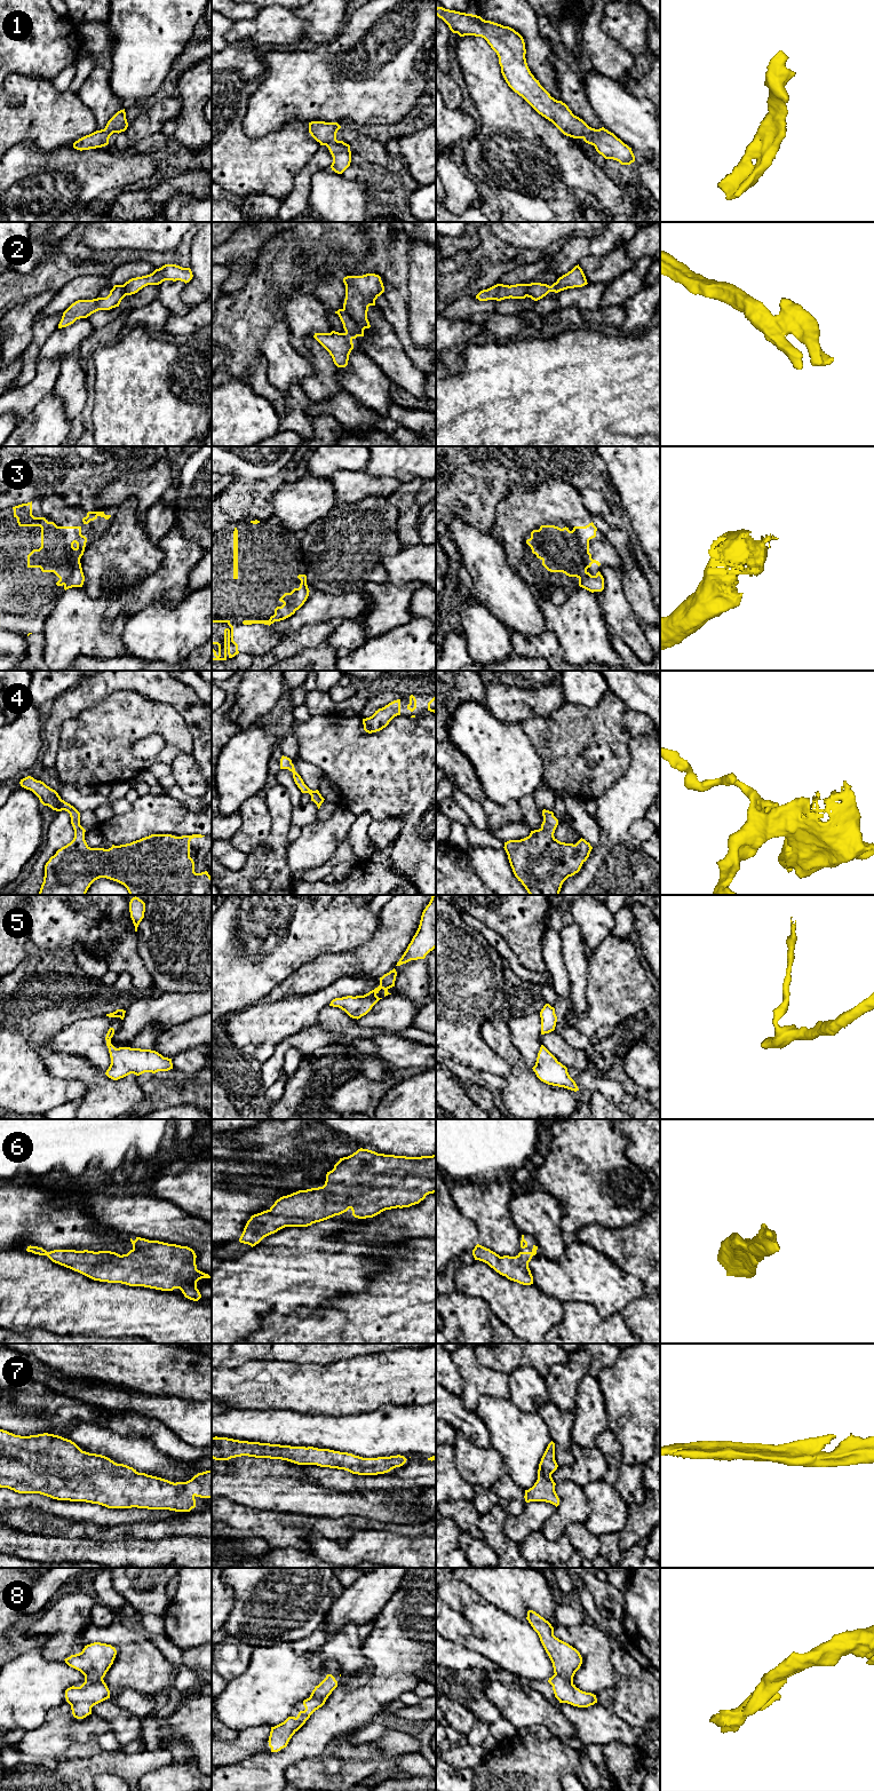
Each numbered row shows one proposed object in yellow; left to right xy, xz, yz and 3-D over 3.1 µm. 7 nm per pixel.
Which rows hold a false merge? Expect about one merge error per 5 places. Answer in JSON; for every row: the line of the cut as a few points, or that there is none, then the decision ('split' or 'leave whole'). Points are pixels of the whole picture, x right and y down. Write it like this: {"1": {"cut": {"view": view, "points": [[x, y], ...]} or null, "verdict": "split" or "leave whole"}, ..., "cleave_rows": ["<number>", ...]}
{"1": {"cut": null, "verdict": "leave whole"}, "2": {"cut": {"view": "xz", "points": [[343, 308], [363, 330]]}, "verdict": "split"}, "3": {"cut": null, "verdict": "leave whole"}, "4": {"cut": null, "verdict": "leave whole"}, "5": {"cut": null, "verdict": "leave whole"}, "6": {"cut": null, "verdict": "leave whole"}, "7": {"cut": null, "verdict": "leave whole"}, "8": {"cut": null, "verdict": "leave whole"}, "cleave_rows": ["2"]}

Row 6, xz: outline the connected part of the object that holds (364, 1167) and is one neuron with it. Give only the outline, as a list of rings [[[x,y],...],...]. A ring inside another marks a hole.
[[[360,1148],[352,1155],[340,1158],[334,1168],[327,1172],[323,1187],[283,1196],[269,1210],[252,1215],[239,1242],[253,1247],[264,1237],[285,1227],[308,1227],[340,1215],[349,1208],[355,1218],[373,1218],[386,1210],[419,1204],[427,1195],[434,1192],[436,1192],[436,1155],[406,1157]]]

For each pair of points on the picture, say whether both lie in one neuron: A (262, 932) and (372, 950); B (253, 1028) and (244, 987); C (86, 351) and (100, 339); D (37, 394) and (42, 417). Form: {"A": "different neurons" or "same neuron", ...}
{"A": "different neurons", "B": "different neurons", "C": "same neuron", "D": "different neurons"}

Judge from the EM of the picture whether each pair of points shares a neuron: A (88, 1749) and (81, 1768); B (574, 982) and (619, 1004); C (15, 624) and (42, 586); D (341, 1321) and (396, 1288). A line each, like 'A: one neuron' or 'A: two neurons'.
A: one neuron
B: two neurons
C: one neuron
D: one neuron

